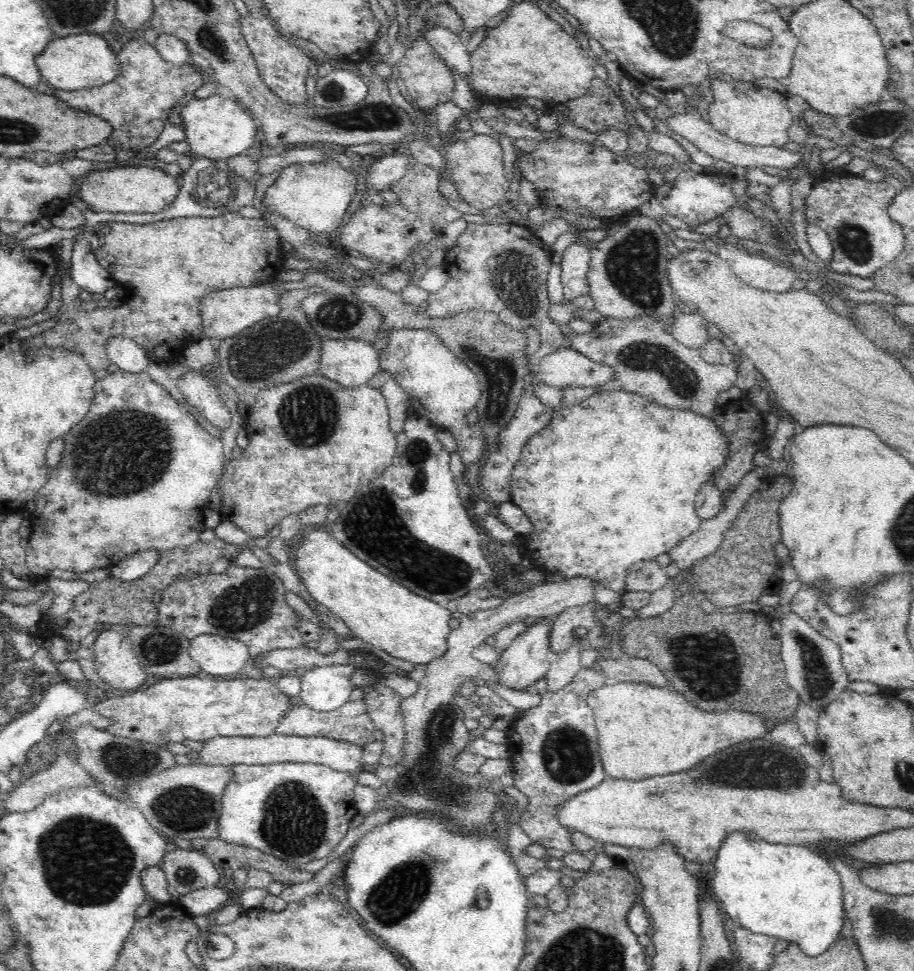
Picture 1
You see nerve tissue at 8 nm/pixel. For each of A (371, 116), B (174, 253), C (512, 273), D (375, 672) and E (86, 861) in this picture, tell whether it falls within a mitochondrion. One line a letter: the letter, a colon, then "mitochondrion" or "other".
A: mitochondrion
B: mitochondrion
C: mitochondrion
D: other
E: mitochondrion

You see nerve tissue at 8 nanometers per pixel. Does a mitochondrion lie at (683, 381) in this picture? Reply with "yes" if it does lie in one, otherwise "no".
yes

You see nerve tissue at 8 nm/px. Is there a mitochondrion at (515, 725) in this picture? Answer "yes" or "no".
no

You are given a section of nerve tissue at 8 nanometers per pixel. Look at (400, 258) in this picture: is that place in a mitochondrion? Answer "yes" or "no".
no

